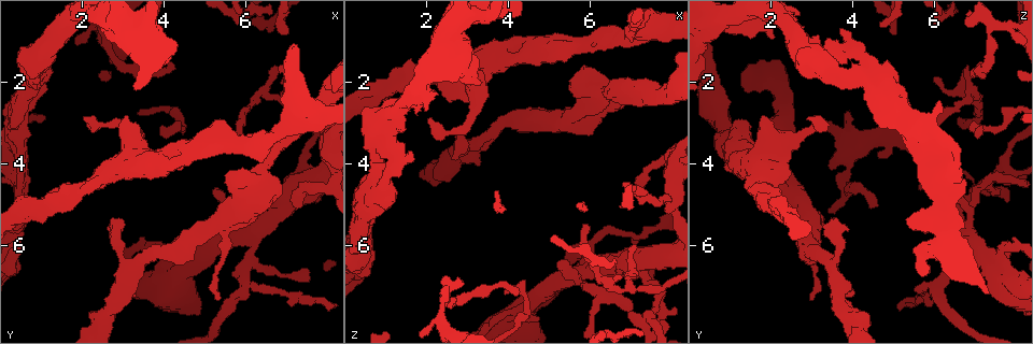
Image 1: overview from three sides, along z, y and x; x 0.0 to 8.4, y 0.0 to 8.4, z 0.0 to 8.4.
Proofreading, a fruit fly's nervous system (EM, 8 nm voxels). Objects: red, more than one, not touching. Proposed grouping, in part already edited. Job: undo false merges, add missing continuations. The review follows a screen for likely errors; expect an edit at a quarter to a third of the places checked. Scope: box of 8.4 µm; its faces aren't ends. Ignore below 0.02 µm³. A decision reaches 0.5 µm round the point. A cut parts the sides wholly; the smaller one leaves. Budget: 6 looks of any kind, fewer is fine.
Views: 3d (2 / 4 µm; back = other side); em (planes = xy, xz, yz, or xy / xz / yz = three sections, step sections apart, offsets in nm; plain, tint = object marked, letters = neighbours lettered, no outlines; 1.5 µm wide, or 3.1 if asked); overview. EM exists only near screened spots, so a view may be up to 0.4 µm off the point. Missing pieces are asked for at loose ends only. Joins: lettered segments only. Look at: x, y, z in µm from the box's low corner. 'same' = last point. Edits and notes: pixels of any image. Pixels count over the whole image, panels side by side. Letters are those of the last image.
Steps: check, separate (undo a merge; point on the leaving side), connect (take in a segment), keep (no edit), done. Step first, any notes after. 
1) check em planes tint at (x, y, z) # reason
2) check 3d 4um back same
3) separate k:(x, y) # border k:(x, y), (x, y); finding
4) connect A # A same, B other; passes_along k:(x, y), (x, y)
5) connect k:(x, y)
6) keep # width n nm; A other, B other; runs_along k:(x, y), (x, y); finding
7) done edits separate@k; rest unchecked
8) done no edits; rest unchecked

check 3d 4um back at (1.50, 0.75, 3.75) # an open end

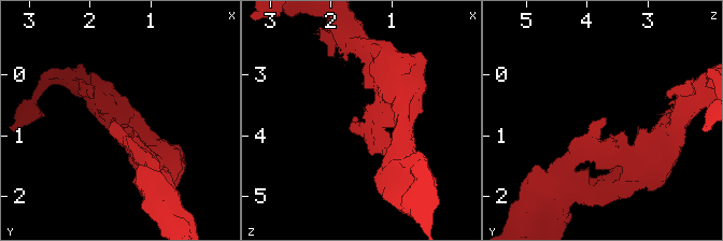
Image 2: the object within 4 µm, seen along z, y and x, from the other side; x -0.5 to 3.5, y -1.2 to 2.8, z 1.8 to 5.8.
check em planes plain at (1.55, 0.75, 3.70) # now the EM

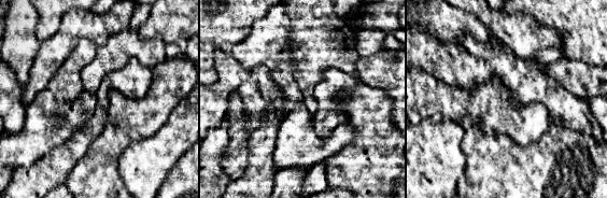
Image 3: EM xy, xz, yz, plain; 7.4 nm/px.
check em planes letters same

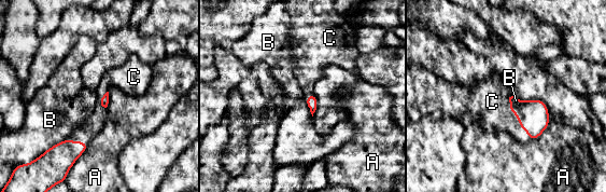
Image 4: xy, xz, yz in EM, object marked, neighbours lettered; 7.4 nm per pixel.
connect C # A other, B other, C same; it goes on there

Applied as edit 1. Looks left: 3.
check 3d 4um at (3.30, 0.90, 2.00) # an open end

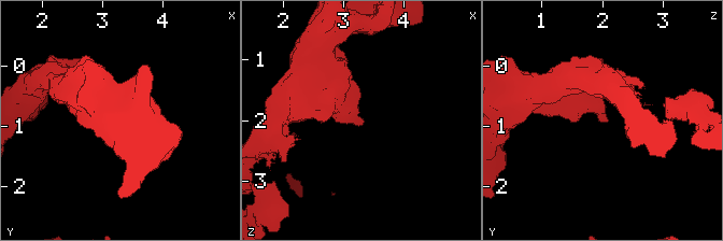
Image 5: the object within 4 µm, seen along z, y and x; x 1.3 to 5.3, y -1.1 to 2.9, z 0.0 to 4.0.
check em planes plain at (3.35, 0.85, 2.00)

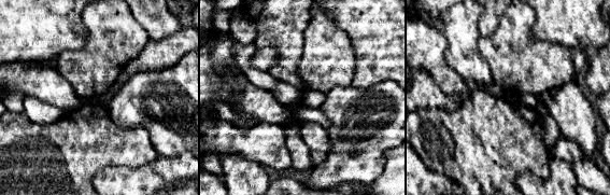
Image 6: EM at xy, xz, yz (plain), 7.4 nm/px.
check em planes letters same # see the neighbours

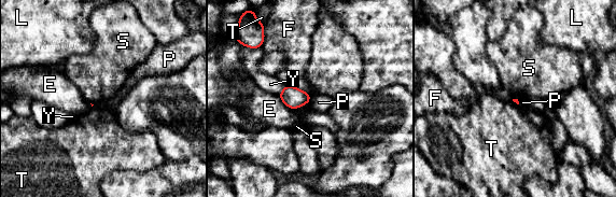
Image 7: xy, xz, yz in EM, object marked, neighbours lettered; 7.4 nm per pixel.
keep # longest_contact E 160 nm; E other, F other, L other, P other, S other, T other, Y other; border 7:(308, 102), (293, 110); no lettered segment goes on from it

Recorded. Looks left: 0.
done edits connect@4; rest unchecked

